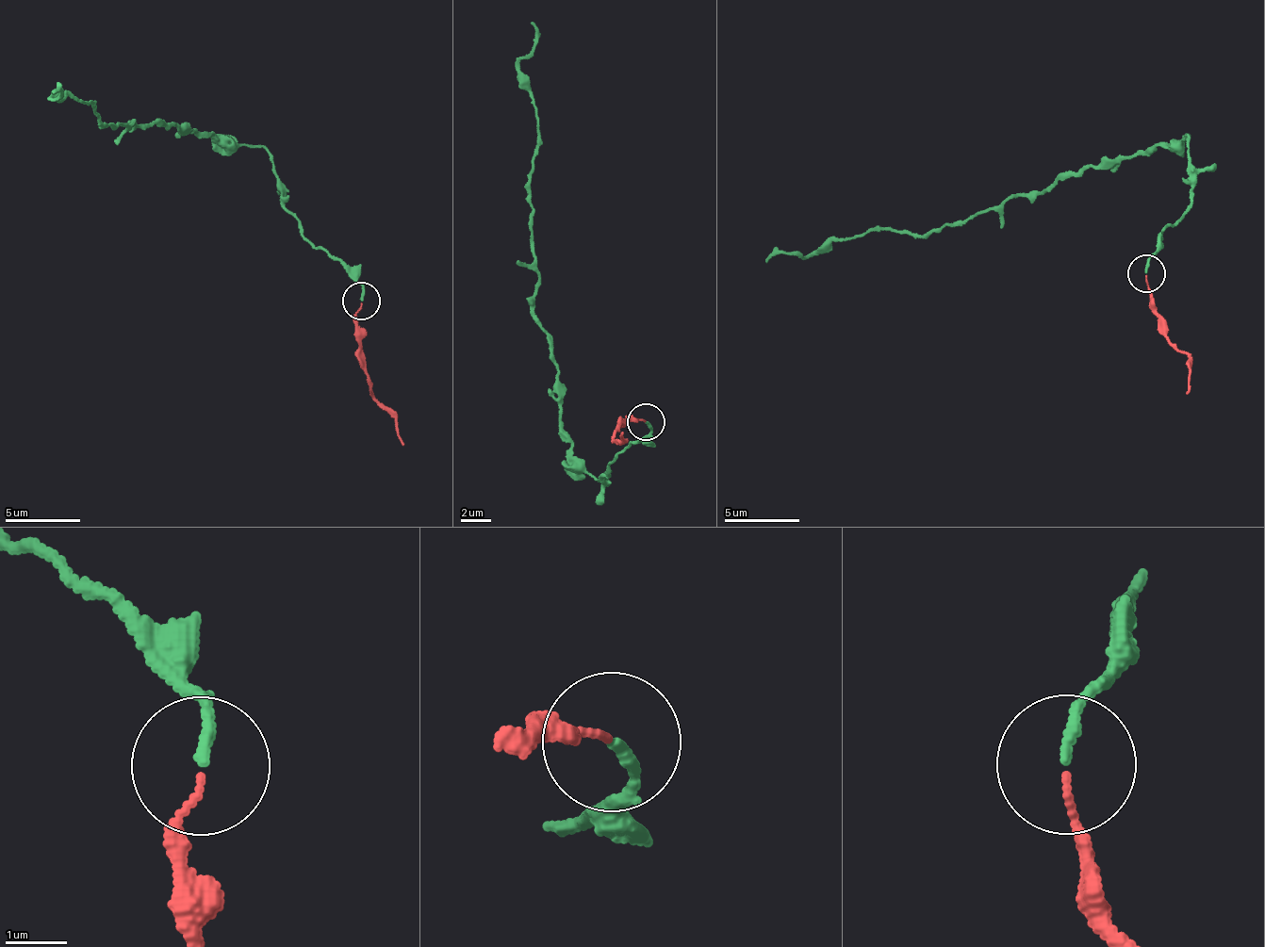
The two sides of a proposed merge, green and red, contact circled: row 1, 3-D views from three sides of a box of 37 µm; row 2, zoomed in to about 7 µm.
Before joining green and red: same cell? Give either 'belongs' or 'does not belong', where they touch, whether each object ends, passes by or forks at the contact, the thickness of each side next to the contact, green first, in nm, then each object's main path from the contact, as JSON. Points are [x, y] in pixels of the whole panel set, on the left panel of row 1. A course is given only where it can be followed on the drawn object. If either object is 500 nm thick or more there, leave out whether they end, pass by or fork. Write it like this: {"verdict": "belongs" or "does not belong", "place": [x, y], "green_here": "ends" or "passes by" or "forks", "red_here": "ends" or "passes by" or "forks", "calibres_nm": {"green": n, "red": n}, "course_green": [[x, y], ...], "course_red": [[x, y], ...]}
{"verdict": "belongs", "place": [361, 301], "green_here": "ends", "red_here": "ends", "calibres_nm": {"green": 160, "red": 100}, "course_green": [[362, 300], [362, 285], [283, 205], [267, 151], [158, 117], [105, 124], [88, 101], [52, 94]], "course_red": [[362, 303], [355, 315], [358, 356], [373, 401], [394, 420], [405, 444]]}

